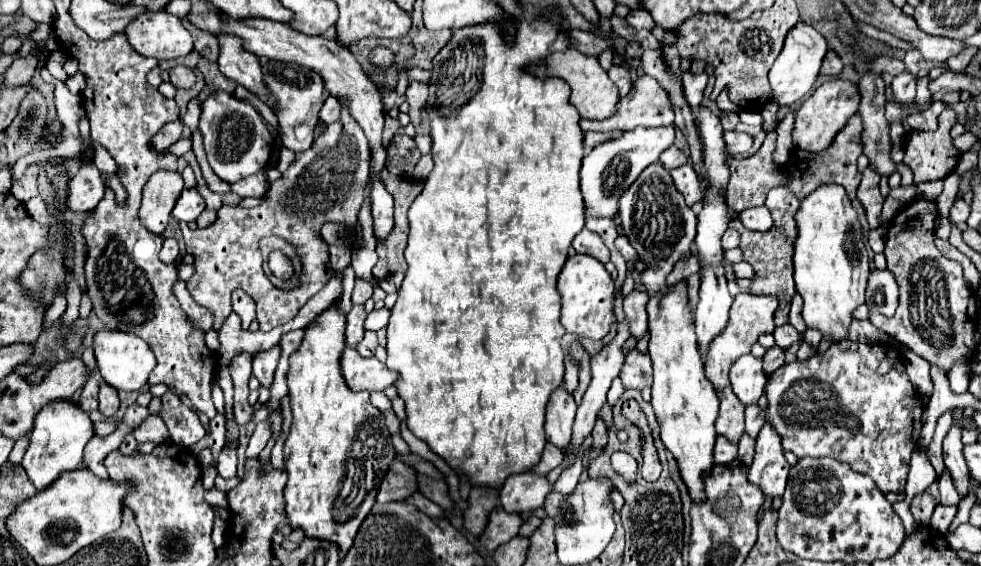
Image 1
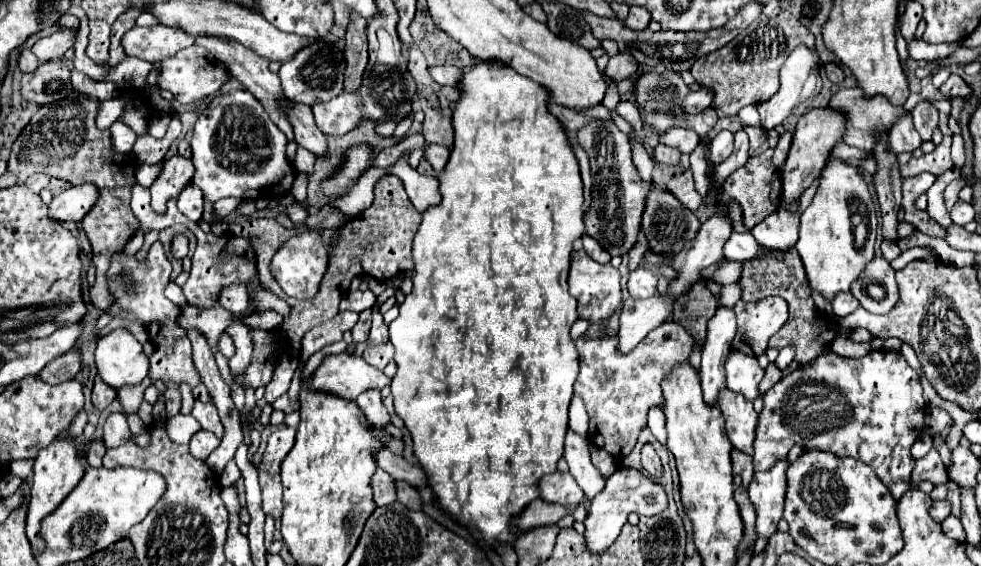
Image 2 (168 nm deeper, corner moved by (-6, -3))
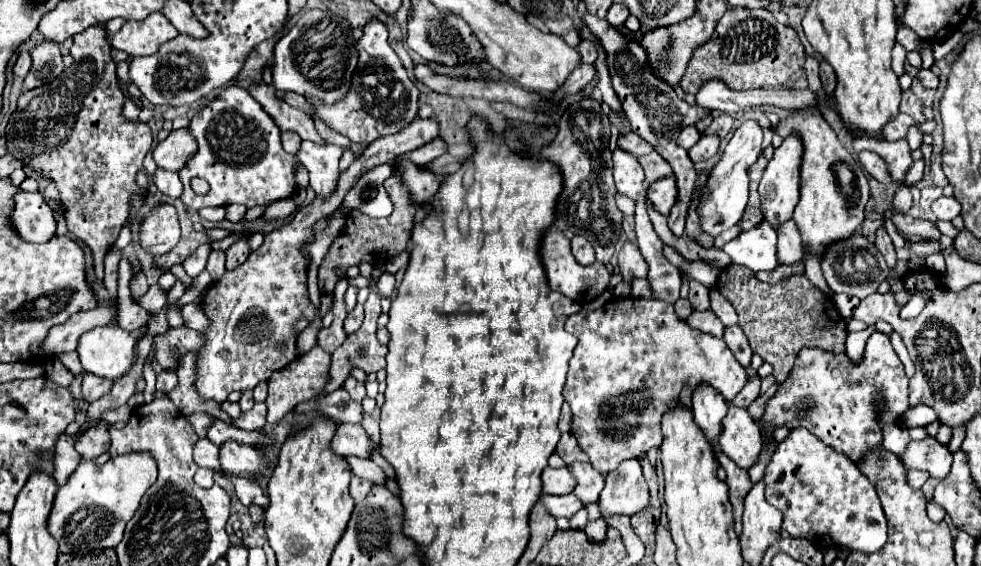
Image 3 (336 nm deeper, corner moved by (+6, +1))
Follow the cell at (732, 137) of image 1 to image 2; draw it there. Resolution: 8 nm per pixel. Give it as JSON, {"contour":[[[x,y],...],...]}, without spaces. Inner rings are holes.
{"contour":[[[721,131],[713,141],[711,141],[711,161],[717,165],[725,161],[733,153],[733,133],[731,131]]]}

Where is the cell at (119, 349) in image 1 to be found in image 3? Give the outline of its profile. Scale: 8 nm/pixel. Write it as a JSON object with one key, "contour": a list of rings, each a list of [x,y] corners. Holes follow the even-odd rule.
{"contour":[[[119,325],[95,327],[87,331],[77,345],[83,369],[105,379],[121,377],[131,369],[137,335],[139,331],[129,333]]]}

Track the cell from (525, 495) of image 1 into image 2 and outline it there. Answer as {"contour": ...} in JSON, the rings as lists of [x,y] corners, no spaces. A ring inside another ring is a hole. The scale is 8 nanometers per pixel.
{"contour":[[[549,473],[545,477],[541,477],[539,485],[539,497],[543,501],[549,503],[559,503],[565,507],[577,505],[585,501],[585,493],[581,493],[581,487],[577,485],[577,481],[569,475],[569,473]]]}

